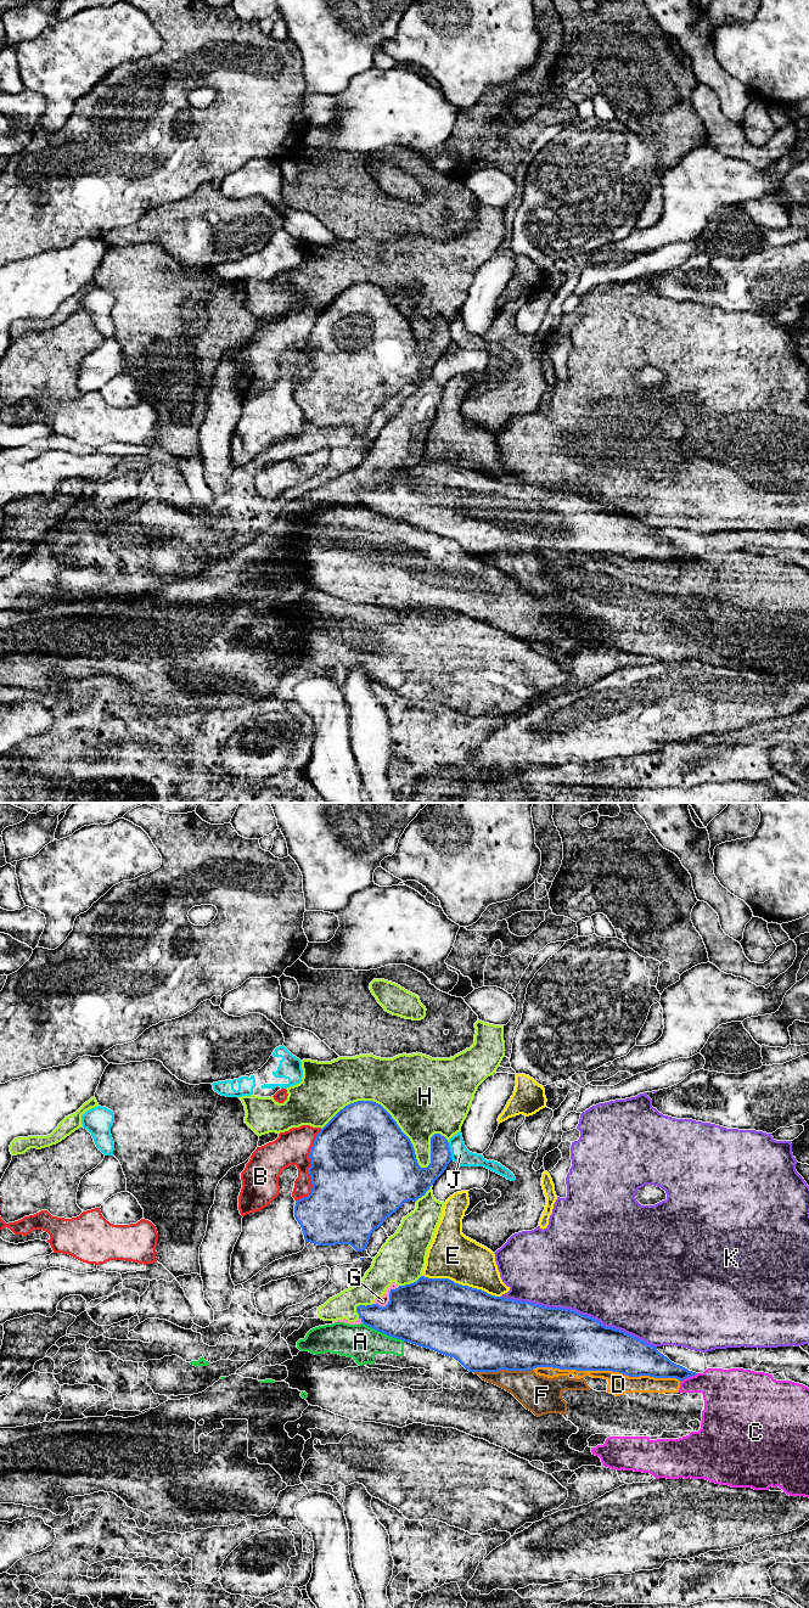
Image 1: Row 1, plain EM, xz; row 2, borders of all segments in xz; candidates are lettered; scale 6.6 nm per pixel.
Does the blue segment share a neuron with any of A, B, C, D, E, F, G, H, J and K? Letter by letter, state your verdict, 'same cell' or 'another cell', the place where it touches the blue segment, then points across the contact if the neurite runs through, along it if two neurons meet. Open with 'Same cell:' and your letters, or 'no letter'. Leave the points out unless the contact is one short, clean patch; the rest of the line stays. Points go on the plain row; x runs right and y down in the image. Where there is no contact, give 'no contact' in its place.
Same cell: no letter
A: another cell; contact xz (383, 515); border xz (363, 505), (404, 523)
B: another cell; contact xz (309, 350)
C: another cell; contact xz (689, 558)
D: another cell; contact xz (607, 552)
E: another cell; contact xz (461, 467)
F: another cell; contact xz (503, 551)
G: another cell; contact xz (389, 482); border xz (399, 468), (389, 474), (389, 483), (385, 488), (374, 487)
H: another cell; contact xz (403, 315)
J: another cell; contact xz (449, 333)
K: another cell; contact xz (578, 495)

